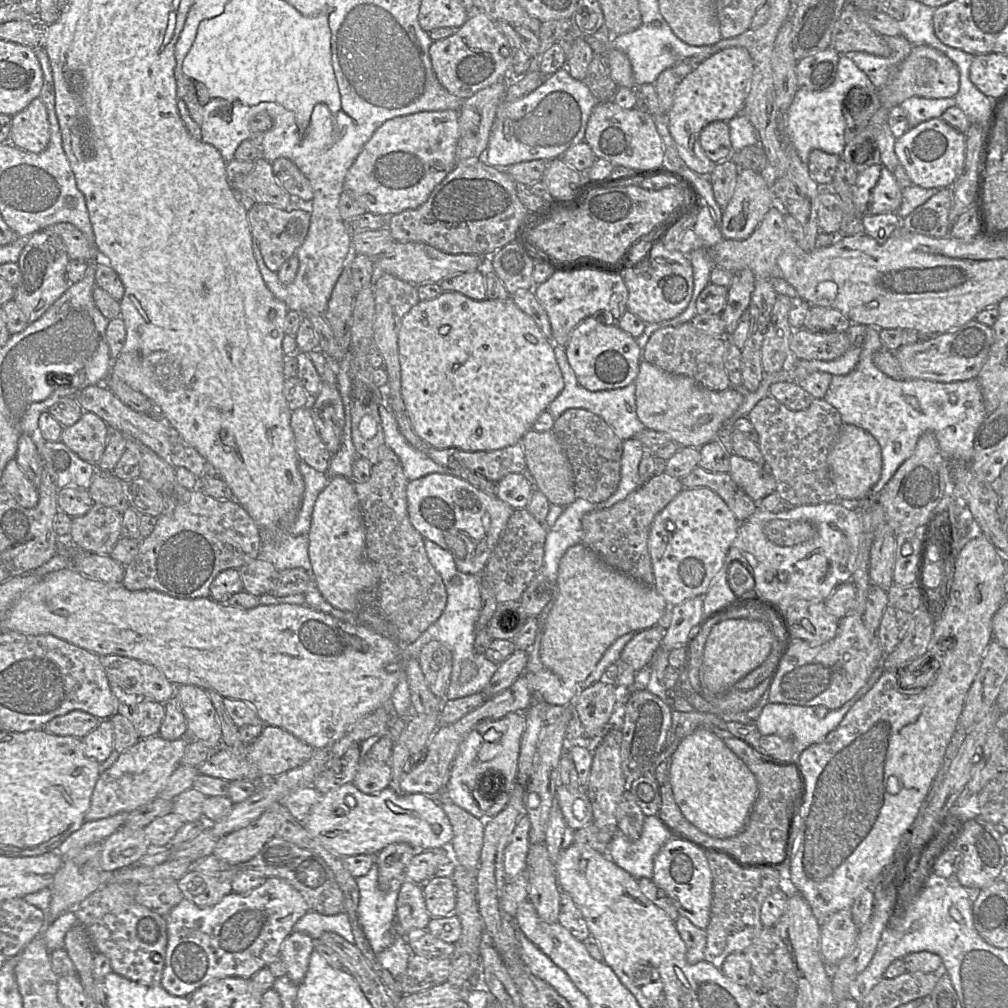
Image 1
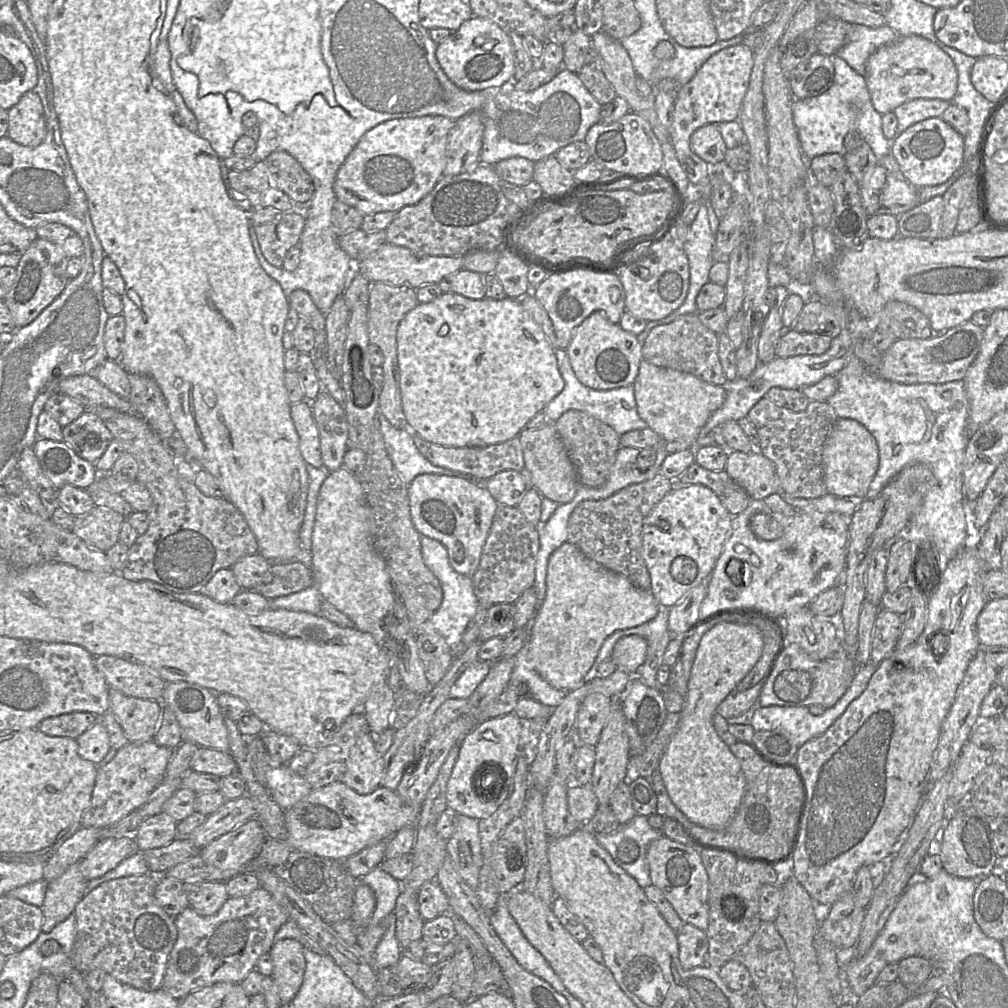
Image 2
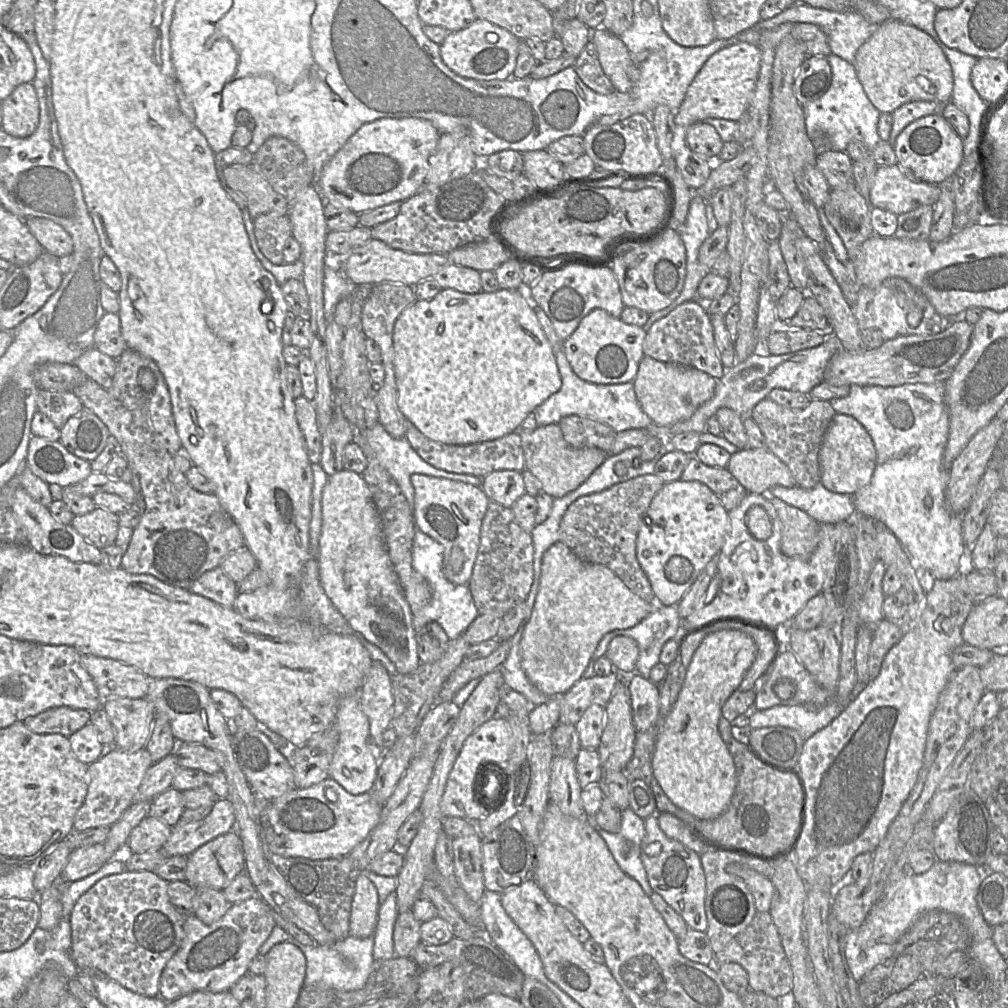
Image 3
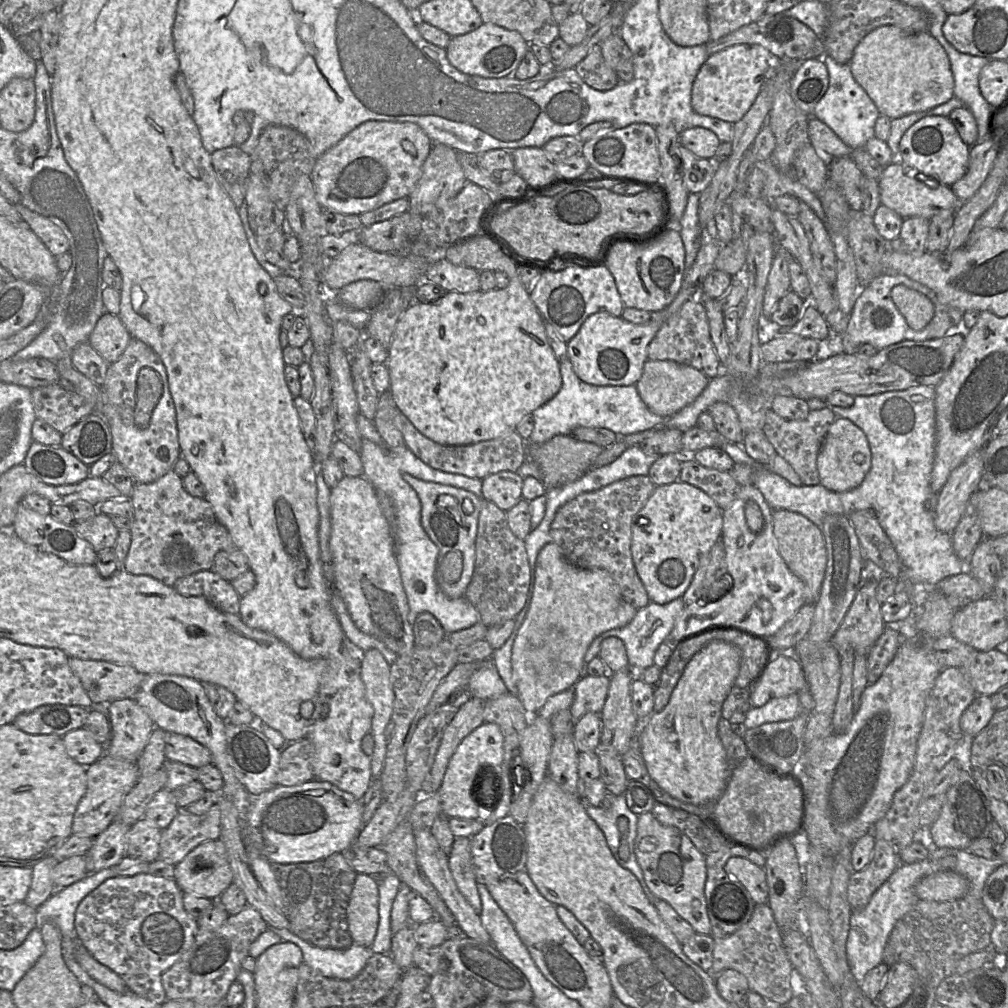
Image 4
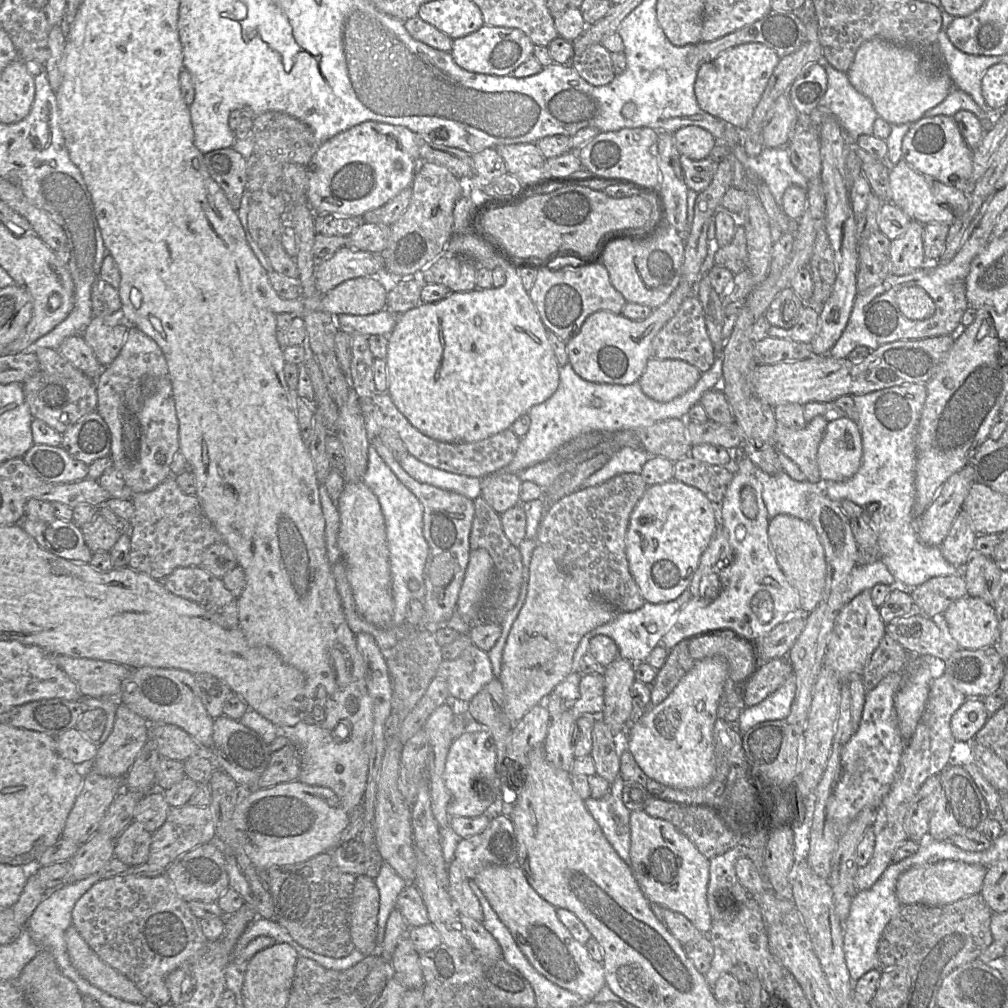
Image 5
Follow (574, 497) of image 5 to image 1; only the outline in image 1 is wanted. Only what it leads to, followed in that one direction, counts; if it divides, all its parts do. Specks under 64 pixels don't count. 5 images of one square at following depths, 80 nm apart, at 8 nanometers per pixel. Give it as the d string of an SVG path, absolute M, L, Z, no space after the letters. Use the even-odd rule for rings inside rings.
M662 470L633 490L626 498L611 507L586 513L582 518L582 540L607 565L648 585L653 585L654 574L648 548L648 537L654 517L682 489L680 478Z

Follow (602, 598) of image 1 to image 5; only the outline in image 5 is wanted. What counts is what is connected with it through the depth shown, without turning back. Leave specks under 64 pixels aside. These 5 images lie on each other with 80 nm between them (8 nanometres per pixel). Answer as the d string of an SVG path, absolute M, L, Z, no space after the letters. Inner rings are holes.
M537 544L529 566L526 600L509 632L498 677L504 690L505 712L513 725L532 707L544 703L555 687L573 671L573 657L581 638L594 628L612 621L618 612L622 611L617 611L609 602L581 587L571 575L559 567L547 547Z

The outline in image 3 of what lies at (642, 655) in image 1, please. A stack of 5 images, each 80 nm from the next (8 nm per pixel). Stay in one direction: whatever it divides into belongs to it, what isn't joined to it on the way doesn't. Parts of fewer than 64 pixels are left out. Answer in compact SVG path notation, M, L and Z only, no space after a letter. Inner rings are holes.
M626 636L614 637L609 643L605 656L621 677L630 677L636 673L639 648L634 639Z

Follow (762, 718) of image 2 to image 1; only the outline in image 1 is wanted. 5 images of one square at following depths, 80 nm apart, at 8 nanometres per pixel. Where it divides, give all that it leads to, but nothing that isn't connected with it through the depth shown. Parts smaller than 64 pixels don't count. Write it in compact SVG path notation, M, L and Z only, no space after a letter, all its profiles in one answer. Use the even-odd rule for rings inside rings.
M878 665L864 686L850 700L838 709L829 710L822 718L816 715L814 707L811 706L768 702L761 710L756 727L760 735L778 735L784 738L791 743L796 755L799 755L809 746L822 742L831 731L836 729L849 709L872 688L883 672L883 665Z

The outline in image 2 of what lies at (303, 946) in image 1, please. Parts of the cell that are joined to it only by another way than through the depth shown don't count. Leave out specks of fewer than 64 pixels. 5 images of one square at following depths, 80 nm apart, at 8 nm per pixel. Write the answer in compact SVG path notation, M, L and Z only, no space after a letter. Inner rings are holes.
M296 939L274 942L269 955L273 962L274 980L282 1005L289 1003L298 993L303 982L306 960L304 947Z

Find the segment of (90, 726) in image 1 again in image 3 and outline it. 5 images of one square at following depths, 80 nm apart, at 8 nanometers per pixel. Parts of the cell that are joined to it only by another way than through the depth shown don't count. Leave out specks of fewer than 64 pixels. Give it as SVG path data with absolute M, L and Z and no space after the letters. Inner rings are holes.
M61 706L28 717L22 722L37 734L58 733L69 737L89 723L91 714L92 712L85 709Z

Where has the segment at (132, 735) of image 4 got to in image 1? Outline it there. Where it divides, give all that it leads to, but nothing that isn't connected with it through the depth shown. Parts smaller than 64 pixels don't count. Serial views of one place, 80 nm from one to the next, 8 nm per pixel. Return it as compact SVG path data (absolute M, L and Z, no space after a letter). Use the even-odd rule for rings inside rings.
M110 683L110 686L118 700L118 714L131 721L140 738L157 735L165 717L164 704L141 695L129 694L116 683Z

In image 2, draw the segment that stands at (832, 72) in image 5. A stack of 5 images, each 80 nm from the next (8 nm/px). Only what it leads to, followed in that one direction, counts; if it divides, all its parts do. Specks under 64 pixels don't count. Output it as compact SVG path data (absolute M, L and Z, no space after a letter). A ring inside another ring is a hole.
M830 55L834 66L832 85L822 94L805 99L795 99L793 121L796 126L802 151L809 161L816 155L839 153L844 155L844 137L850 131L856 131L868 143L876 157L881 158L891 152L891 140L882 131L882 114L875 110L863 75L854 71L848 63L837 55Z

